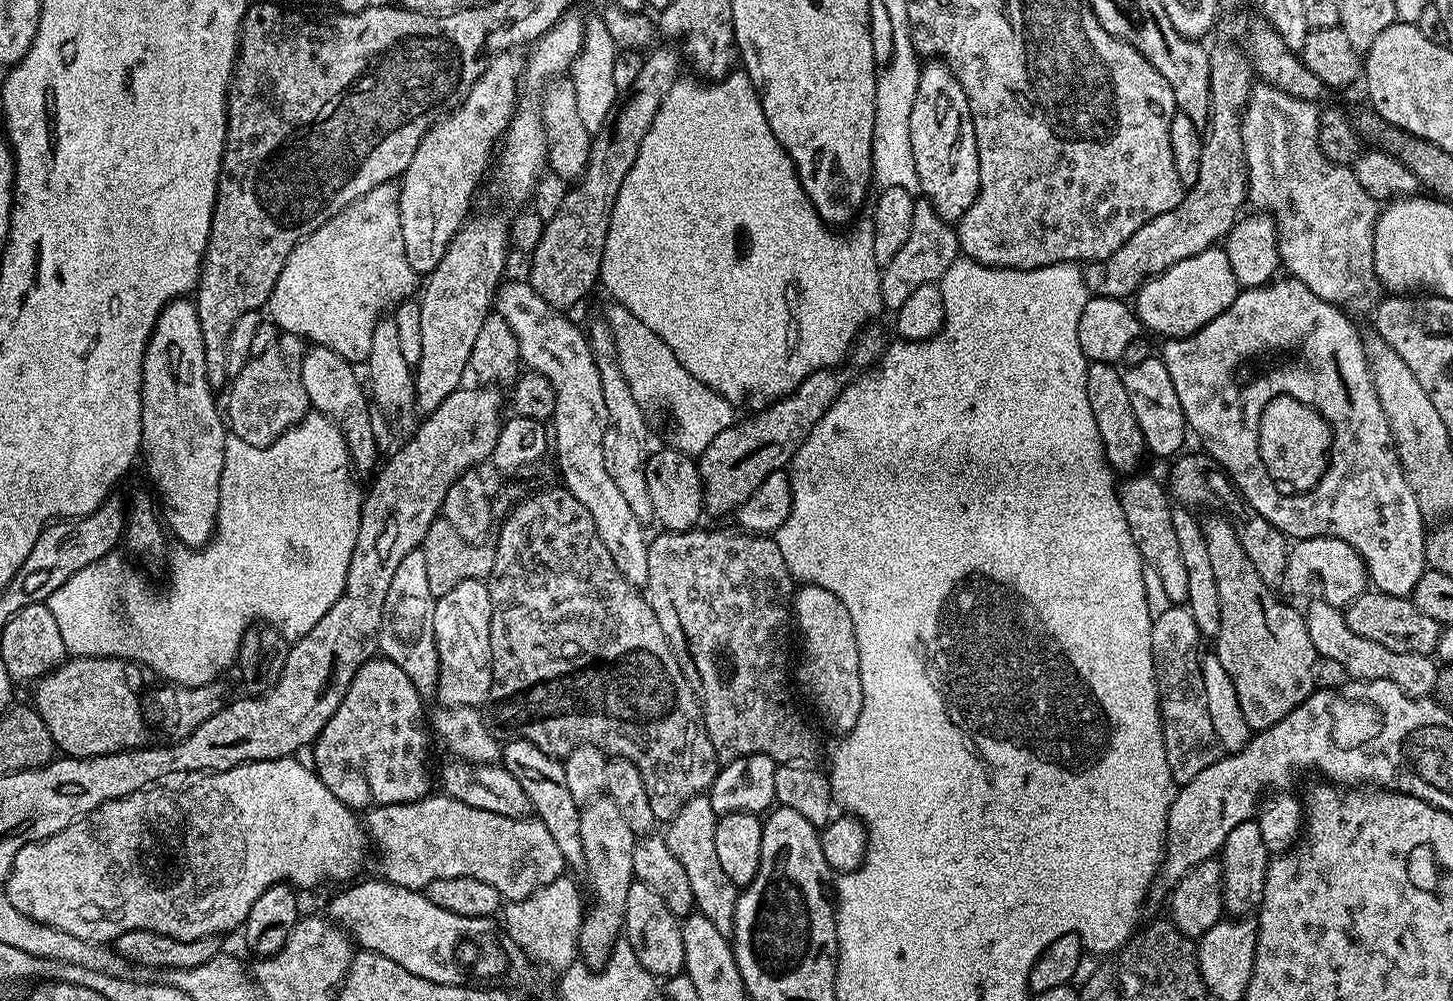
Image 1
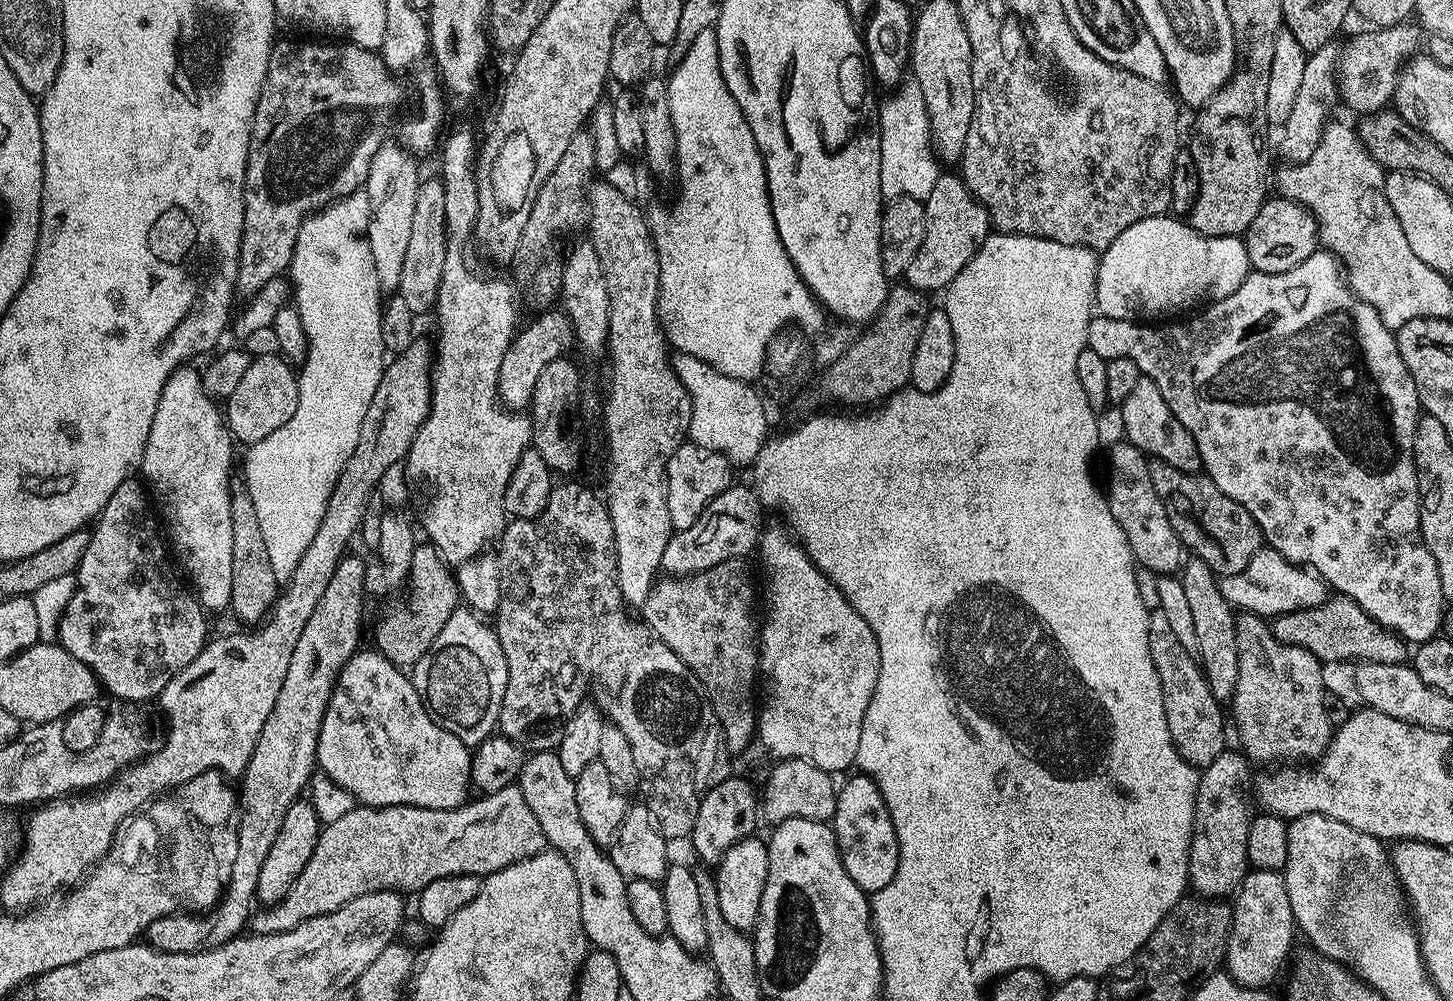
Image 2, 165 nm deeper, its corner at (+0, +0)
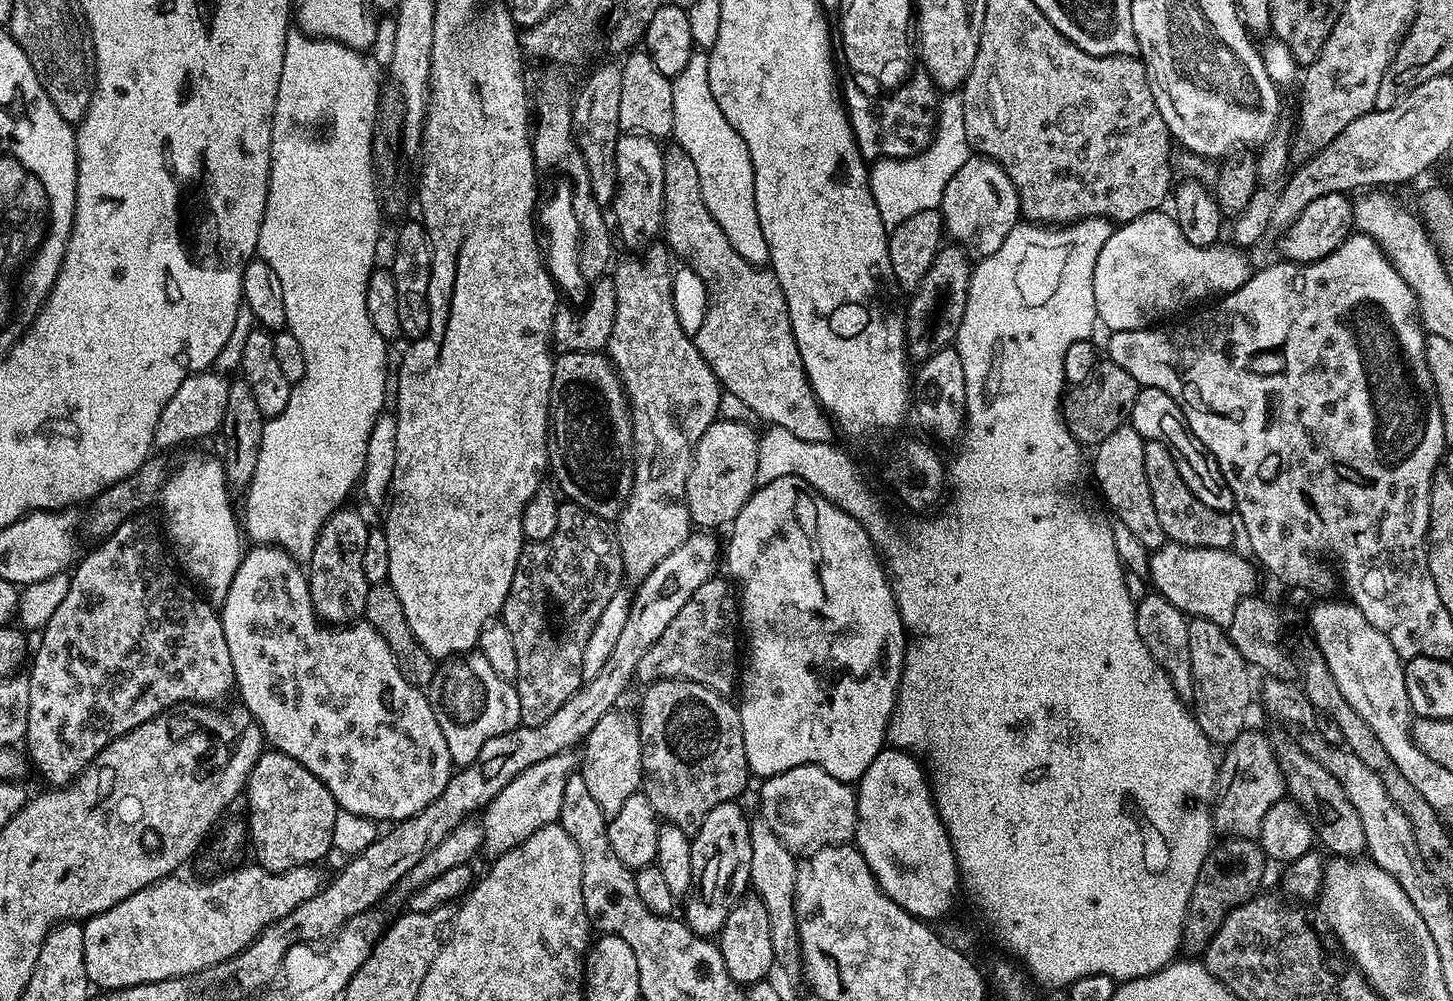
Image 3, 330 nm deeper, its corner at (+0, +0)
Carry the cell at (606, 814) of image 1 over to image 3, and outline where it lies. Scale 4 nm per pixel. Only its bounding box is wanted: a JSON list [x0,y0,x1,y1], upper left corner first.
[578,710,644,818]

